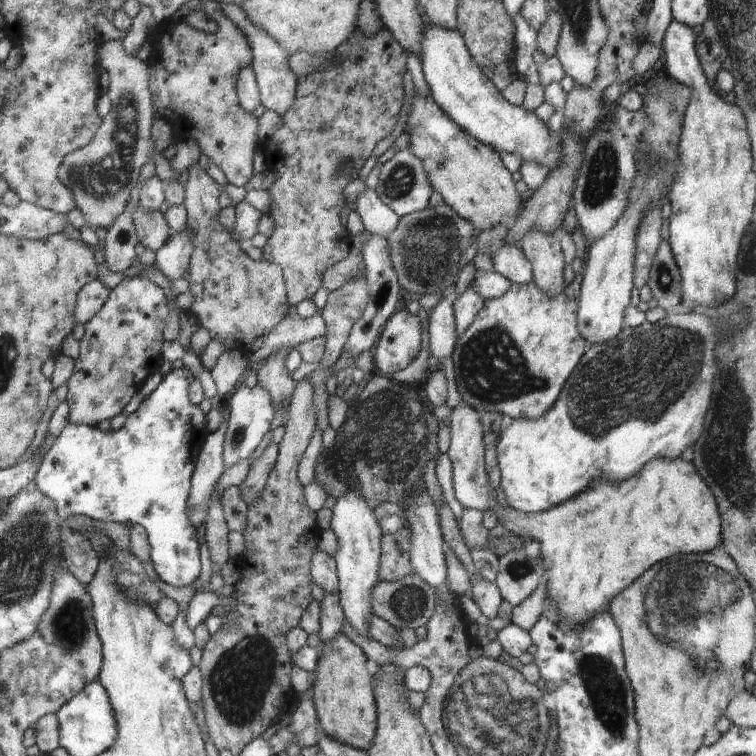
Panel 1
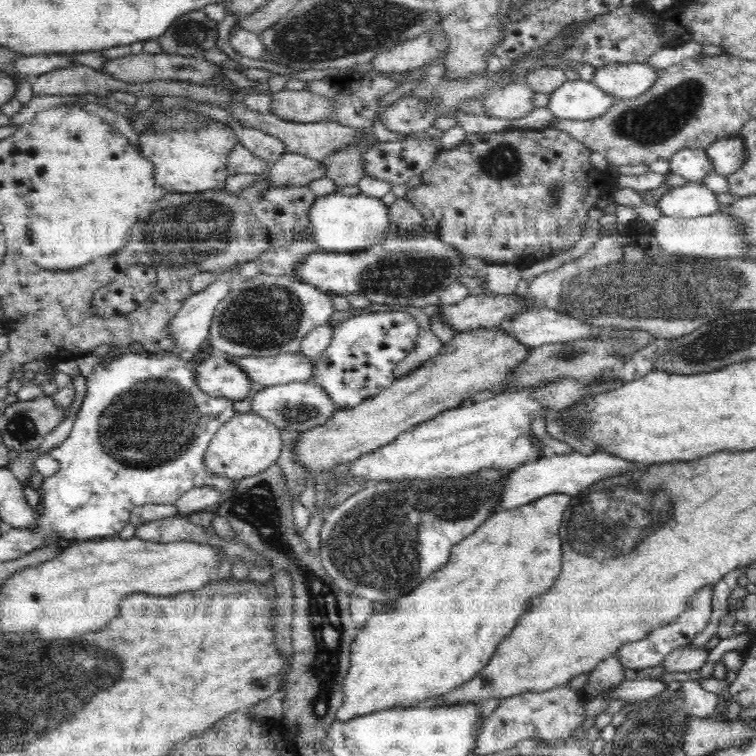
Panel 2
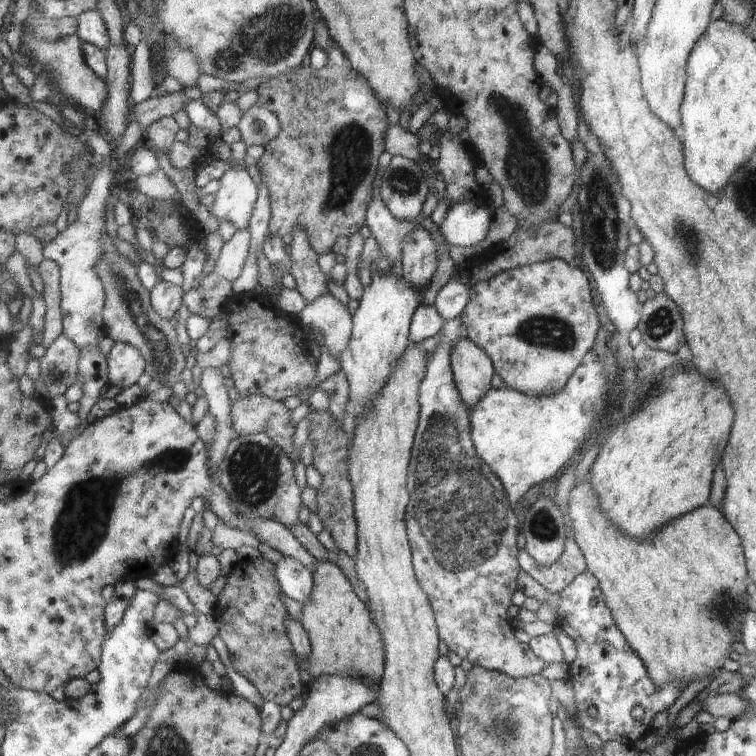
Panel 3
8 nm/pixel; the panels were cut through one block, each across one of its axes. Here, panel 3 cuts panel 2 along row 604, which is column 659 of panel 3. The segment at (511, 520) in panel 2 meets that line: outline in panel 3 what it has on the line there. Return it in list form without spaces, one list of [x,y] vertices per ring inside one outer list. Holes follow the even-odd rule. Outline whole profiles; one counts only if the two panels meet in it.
[[[676,370],[666,376],[668,378],[664,380],[662,392],[658,397],[656,394],[648,397],[642,408],[642,416],[638,412],[628,424],[622,424],[609,434],[587,477],[592,492],[598,498],[600,512],[606,516],[608,522],[614,528],[618,526],[622,534],[640,540],[666,526],[670,520],[680,518],[682,514],[692,512],[708,502],[712,474],[726,448],[734,418],[734,410],[724,388],[716,386],[696,372],[692,374]]]

